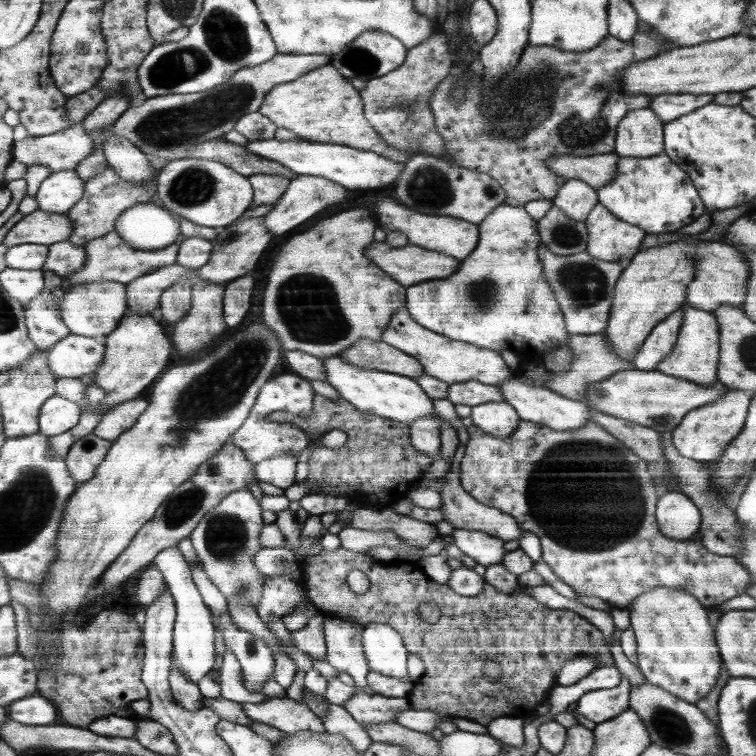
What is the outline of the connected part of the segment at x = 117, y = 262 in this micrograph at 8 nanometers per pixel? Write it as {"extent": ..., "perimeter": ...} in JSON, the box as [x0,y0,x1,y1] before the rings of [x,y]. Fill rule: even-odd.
{"extent":[52,230,187,316],"perimeter":[[[114,230],[102,238],[89,242],[86,246],[88,253],[87,266],[80,273],[64,278],[64,285],[60,289],[52,291],[55,301],[61,310],[61,315],[63,316],[63,298],[72,291],[72,288],[76,288],[76,284],[116,280],[116,282],[126,284],[127,286],[131,285],[132,282],[136,282],[142,276],[150,275],[152,272],[157,272],[162,268],[178,263],[179,254],[186,239],[187,236],[183,234],[181,239],[172,244],[172,246],[154,251],[146,251],[134,248],[131,244],[128,244],[127,240],[124,240],[124,237],[119,232]]]}

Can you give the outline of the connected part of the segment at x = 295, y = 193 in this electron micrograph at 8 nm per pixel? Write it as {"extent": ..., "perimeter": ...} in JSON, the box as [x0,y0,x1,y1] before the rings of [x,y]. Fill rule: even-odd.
{"extent":[263,175,346,236],"perimeter":[[[298,175],[291,181],[290,187],[276,202],[271,212],[263,217],[263,223],[267,225],[267,229],[273,236],[280,236],[280,234],[286,234],[288,230],[292,230],[296,226],[301,226],[302,222],[310,220],[312,216],[326,210],[328,206],[340,204],[344,200],[346,200],[346,187],[322,176]]]}

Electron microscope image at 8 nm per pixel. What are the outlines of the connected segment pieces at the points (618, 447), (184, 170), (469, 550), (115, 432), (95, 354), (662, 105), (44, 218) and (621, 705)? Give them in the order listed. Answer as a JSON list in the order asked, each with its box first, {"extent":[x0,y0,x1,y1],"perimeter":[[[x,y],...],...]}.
[{"extent":[461,420,755,608],"perimeter":[[[520,420],[517,430],[506,438],[490,436],[487,432],[480,430],[478,426],[472,425],[467,428],[469,441],[465,446],[465,455],[461,461],[461,485],[462,488],[472,495],[478,502],[495,508],[504,514],[512,516],[518,523],[520,530],[527,530],[539,536],[541,542],[541,560],[543,560],[552,572],[562,582],[571,586],[578,594],[586,596],[598,596],[613,608],[630,608],[634,600],[646,591],[656,587],[668,587],[684,592],[692,593],[700,604],[706,608],[718,606],[736,596],[746,593],[749,584],[755,584],[748,568],[740,563],[733,556],[720,556],[714,554],[699,541],[692,539],[676,540],[664,536],[658,525],[658,517],[655,515],[655,508],[658,506],[658,496],[660,491],[656,488],[654,480],[648,469],[648,462],[642,460],[636,453],[632,452],[619,439],[612,436],[607,429],[601,428],[593,421],[588,421],[588,425],[573,430],[550,429],[542,424]]]},{"extent":[158,158,252,227],"perimeter":[[[186,158],[176,159],[162,167],[159,177],[158,201],[172,212],[176,219],[192,220],[208,227],[227,227],[242,216],[252,202],[251,182],[242,173],[228,168],[220,160]]]},{"extent":[451,528,507,566],"perimeter":[[[455,528],[451,535],[453,543],[478,564],[488,566],[501,563],[507,554],[504,550],[505,541],[486,532]]]},{"extent":[95,397,151,442],"perimeter":[[[143,397],[131,400],[111,409],[95,433],[116,442],[123,434],[139,424],[140,417],[149,409],[151,402]]]},{"extent":[49,333,107,378],"perimeter":[[[70,333],[68,338],[58,343],[52,350],[49,360],[56,378],[94,376],[105,363],[107,345],[98,338]]]},{"extent":[650,94,715,124],"perimeter":[[[662,94],[662,96],[656,96],[656,100],[652,100],[650,107],[666,124],[666,122],[682,118],[684,115],[690,115],[691,112],[714,100],[715,95],[707,94]]]},{"extent":[5,209,75,248],"perimeter":[[[39,209],[26,215],[7,234],[5,244],[10,248],[21,244],[44,244],[52,246],[69,240],[75,226],[70,214],[50,213]]]},{"extent":[576,676,632,723],"perimeter":[[[621,676],[621,682],[615,688],[592,690],[581,696],[576,710],[595,723],[604,723],[623,714],[630,707],[632,690],[628,678]]]}]

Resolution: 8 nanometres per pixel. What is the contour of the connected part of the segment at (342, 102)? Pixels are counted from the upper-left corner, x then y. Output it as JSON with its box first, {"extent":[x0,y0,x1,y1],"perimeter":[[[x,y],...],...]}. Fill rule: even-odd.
{"extent":[260,64,411,163],"perimeter":[[[331,64],[299,76],[292,82],[279,84],[266,96],[260,112],[267,116],[277,128],[286,128],[295,132],[306,141],[340,144],[346,147],[371,151],[394,160],[407,163],[411,154],[400,152],[388,146],[380,132],[369,123],[360,92],[354,89],[339,69]]]}

